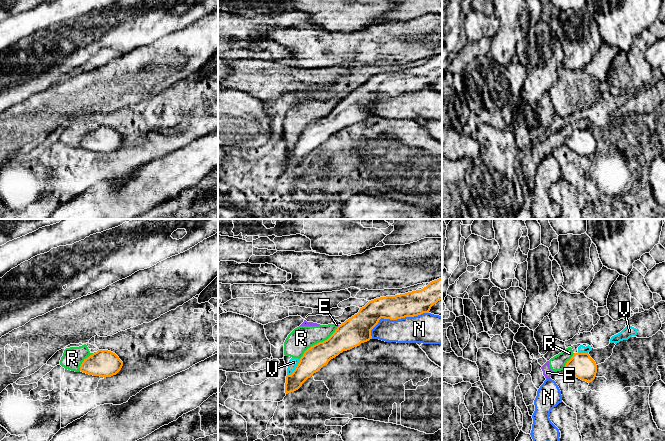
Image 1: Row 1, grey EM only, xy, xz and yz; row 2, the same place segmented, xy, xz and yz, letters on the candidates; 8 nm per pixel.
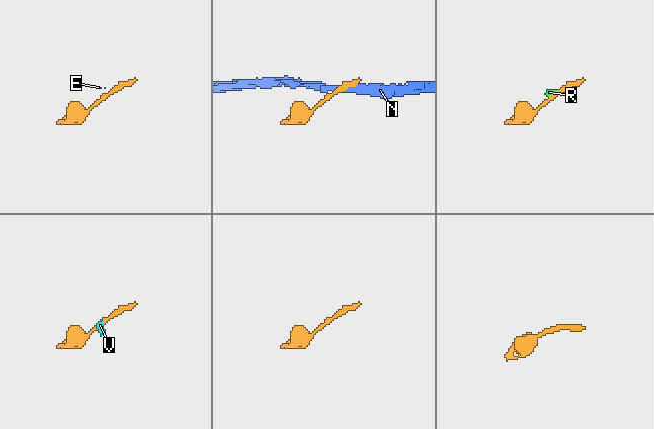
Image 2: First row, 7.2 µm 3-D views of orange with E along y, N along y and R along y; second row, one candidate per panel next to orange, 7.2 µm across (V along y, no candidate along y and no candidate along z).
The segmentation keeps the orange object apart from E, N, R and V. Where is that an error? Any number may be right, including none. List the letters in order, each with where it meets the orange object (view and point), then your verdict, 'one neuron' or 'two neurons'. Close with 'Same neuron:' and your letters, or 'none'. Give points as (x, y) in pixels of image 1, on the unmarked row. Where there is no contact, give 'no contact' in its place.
E: contact xz (338, 102); two neurons
N: contact xz (394, 95); two neurons
R: contact xz (319, 118); two neurons
V: contact xz (295, 144); two neurons
Same neuron: none

